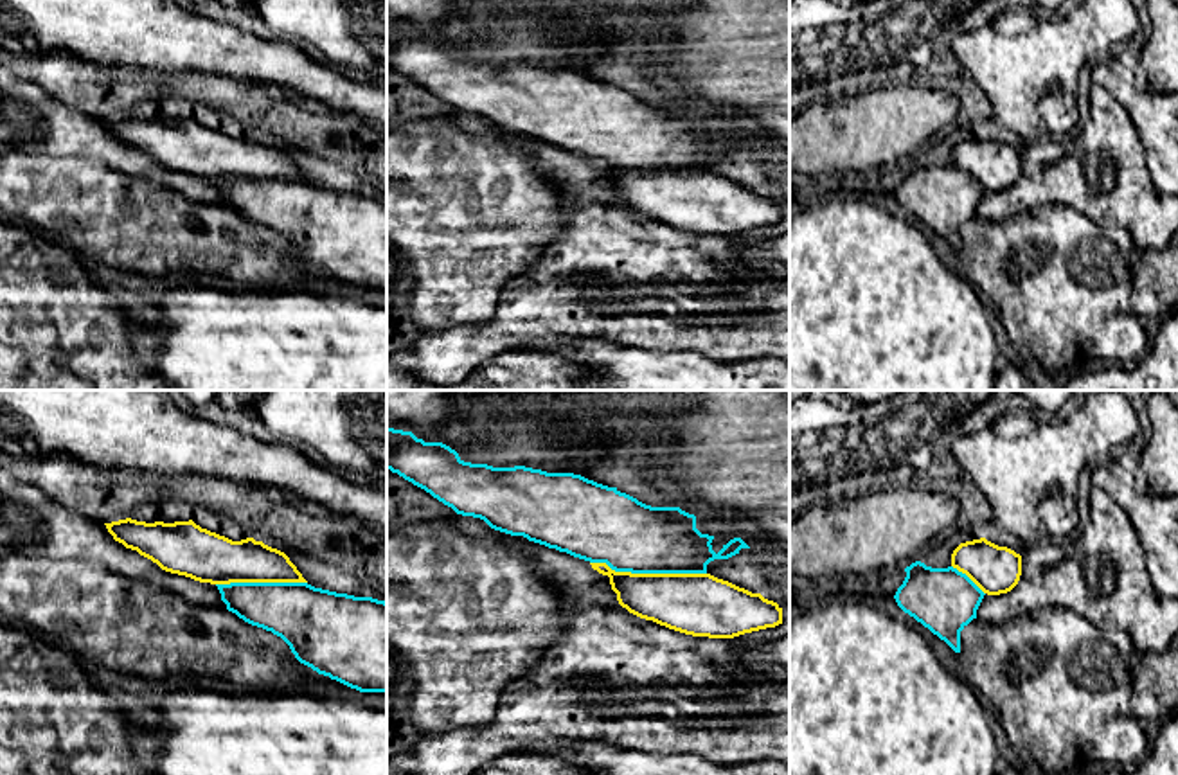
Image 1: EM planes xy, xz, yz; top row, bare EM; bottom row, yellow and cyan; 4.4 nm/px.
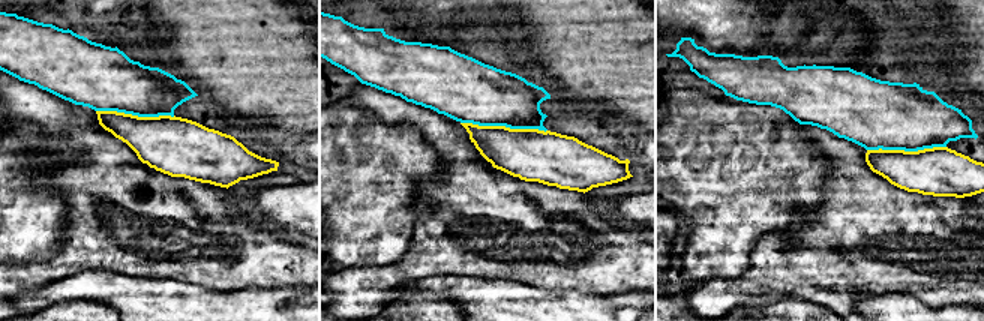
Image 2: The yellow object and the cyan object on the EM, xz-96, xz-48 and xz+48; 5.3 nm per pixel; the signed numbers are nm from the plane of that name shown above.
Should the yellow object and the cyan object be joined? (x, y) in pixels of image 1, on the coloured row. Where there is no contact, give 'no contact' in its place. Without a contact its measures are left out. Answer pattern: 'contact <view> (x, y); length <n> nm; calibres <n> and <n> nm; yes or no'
contact xz (648, 574); length 500 nm; calibres 280 and 320 nm; yes

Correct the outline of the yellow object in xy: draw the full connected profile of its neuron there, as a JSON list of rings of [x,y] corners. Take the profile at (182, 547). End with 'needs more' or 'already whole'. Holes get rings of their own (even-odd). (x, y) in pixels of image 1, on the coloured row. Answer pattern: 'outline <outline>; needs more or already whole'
outline [[[131,518],[104,523],[115,541],[162,570],[216,584],[227,610],[245,622],[281,637],[295,658],[360,692],[387,694],[387,602],[311,586],[290,557],[263,541],[232,541],[192,520],[146,523]]]; needs more

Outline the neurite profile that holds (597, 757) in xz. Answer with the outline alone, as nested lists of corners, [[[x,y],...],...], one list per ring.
[[[576,741],[568,748],[583,761],[583,775],[790,775],[790,764],[781,761],[725,766],[694,753],[649,753],[610,743]]]

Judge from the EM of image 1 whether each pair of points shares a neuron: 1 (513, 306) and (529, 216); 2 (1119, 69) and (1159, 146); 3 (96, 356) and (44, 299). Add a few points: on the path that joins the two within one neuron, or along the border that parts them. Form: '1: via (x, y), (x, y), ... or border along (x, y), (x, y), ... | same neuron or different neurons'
1: border along (549, 243), (535, 263), (504, 285), (495, 308) | different neurons
2: via (1132, 89), (1153, 114), (1159, 126) | same neuron
3: via (96, 342), (87, 340), (60, 313) | same neuron

